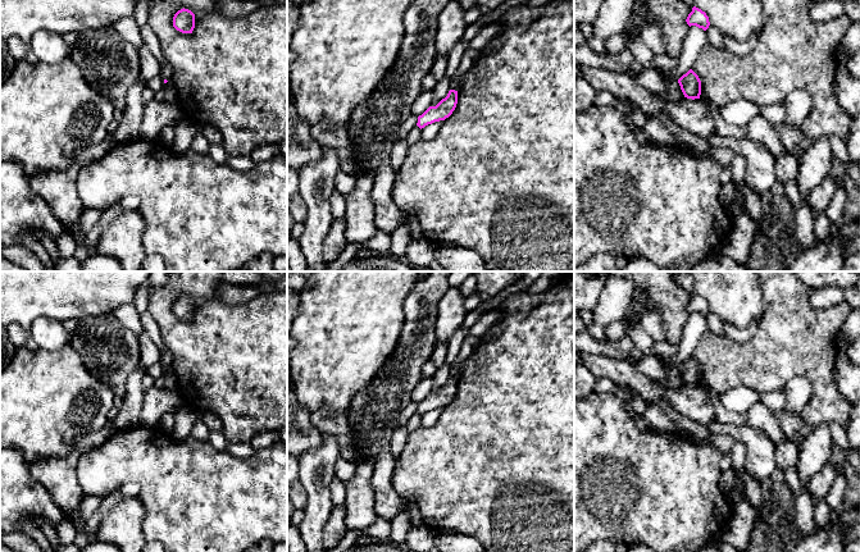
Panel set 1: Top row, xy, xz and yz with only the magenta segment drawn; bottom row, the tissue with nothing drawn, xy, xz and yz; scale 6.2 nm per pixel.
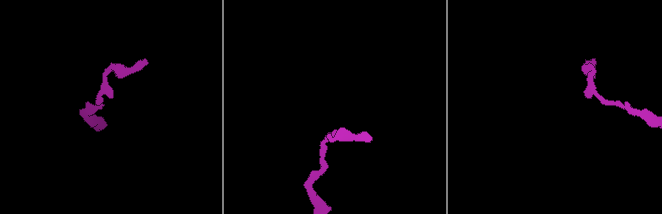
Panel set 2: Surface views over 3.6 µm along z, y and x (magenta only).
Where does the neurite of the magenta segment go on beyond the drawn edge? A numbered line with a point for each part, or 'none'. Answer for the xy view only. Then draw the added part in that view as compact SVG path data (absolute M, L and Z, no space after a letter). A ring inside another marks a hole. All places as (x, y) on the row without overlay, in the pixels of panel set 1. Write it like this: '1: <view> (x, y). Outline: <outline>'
none

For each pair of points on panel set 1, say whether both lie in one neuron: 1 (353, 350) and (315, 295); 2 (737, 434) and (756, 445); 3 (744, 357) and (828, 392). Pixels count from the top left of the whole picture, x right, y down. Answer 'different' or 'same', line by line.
1: same
2: same
3: same

